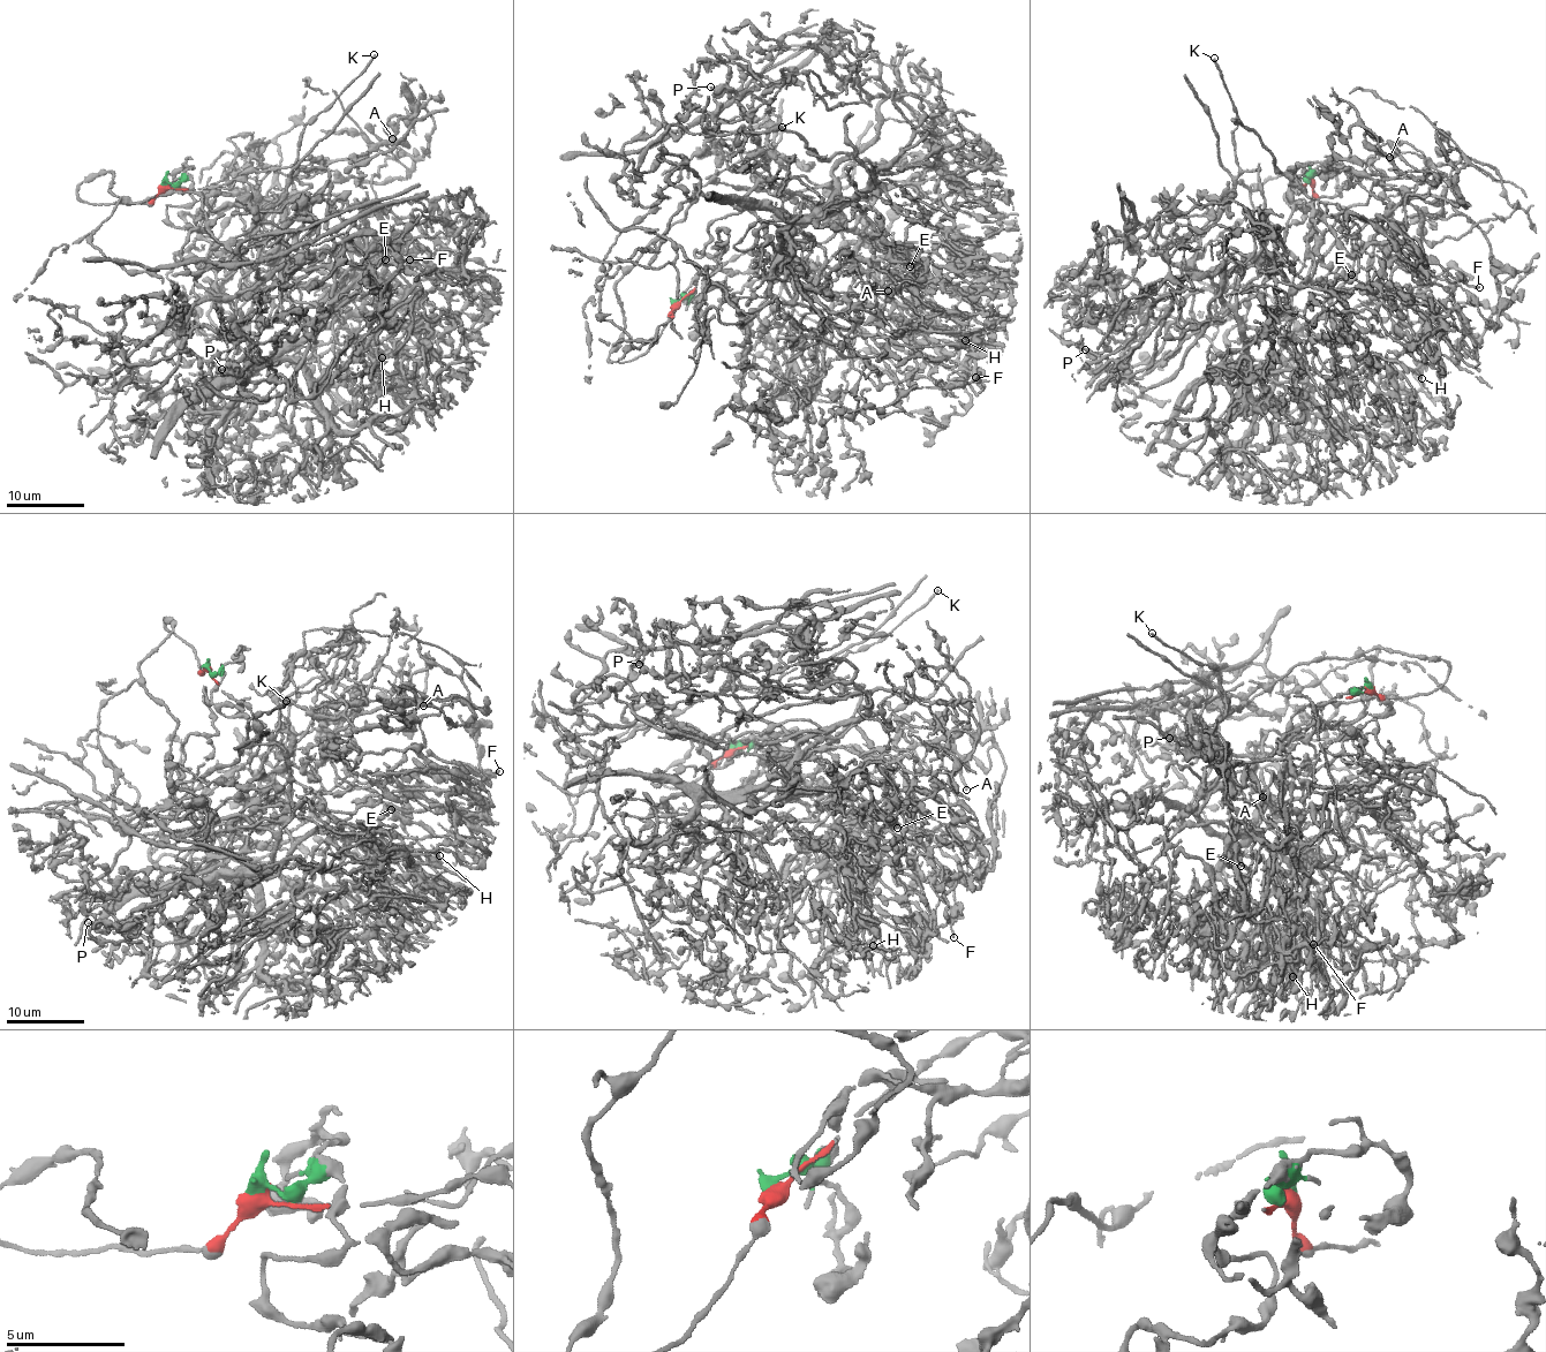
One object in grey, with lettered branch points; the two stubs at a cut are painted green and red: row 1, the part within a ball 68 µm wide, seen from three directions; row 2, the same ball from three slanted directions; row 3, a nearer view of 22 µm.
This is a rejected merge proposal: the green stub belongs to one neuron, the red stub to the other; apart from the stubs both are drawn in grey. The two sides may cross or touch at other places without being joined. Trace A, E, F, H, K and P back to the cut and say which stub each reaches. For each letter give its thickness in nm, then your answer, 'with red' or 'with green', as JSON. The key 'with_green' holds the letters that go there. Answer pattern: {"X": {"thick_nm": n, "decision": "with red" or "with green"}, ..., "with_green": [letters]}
{"A": {"thick_nm": 200, "decision": "with green"}, "E": {"thick_nm": 280, "decision": "with green"}, "F": {"thick_nm": 170, "decision": "with green"}, "H": {"thick_nm": 190, "decision": "with green"}, "K": {"thick_nm": 200, "decision": "with red"}, "P": {"thick_nm": 360, "decision": "with green"}, "with_green": ["A", "E", "F", "H", "P"]}

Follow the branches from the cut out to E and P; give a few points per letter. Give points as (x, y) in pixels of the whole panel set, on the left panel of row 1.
E: (164, 183), (202, 287), (325, 266), (307, 335), (341, 271), (382, 312), (384, 259)
P: (164, 183), (202, 287), (415, 279), (311, 395), (273, 340), (221, 368)

